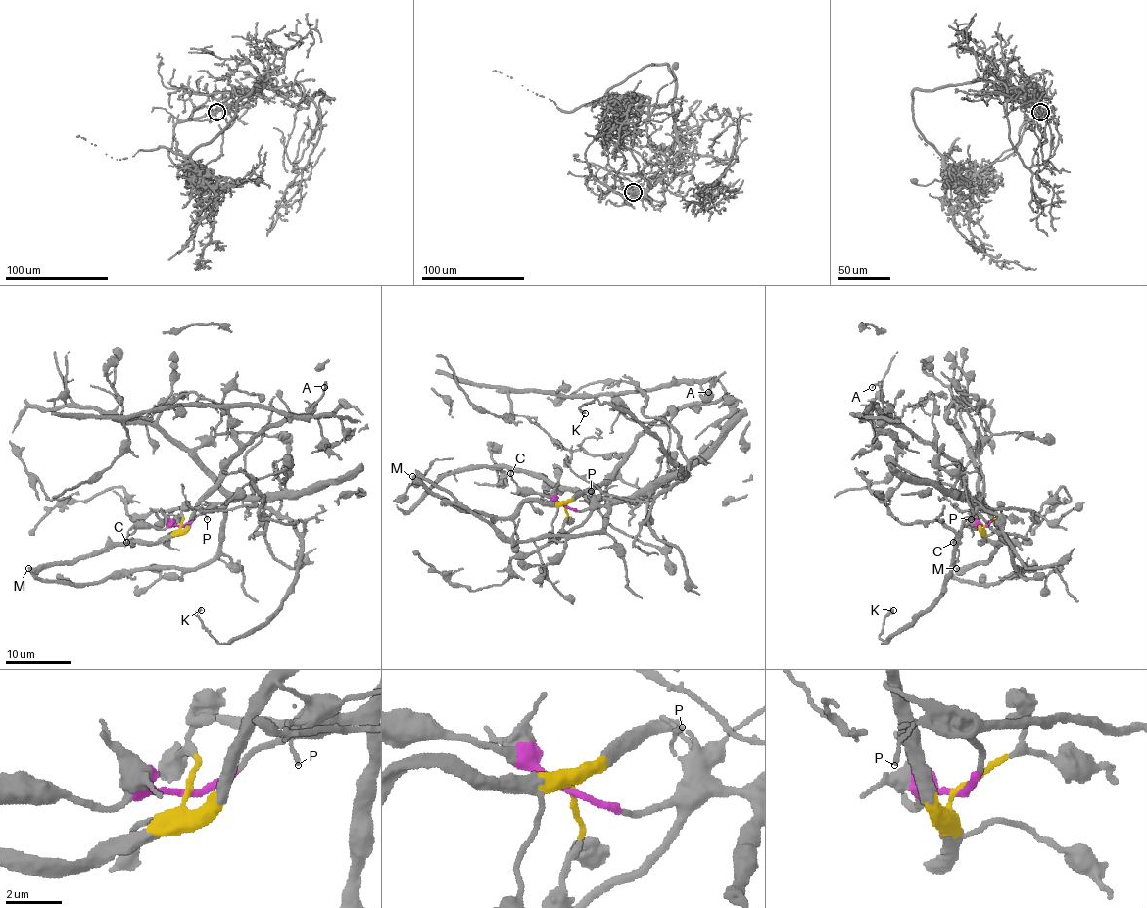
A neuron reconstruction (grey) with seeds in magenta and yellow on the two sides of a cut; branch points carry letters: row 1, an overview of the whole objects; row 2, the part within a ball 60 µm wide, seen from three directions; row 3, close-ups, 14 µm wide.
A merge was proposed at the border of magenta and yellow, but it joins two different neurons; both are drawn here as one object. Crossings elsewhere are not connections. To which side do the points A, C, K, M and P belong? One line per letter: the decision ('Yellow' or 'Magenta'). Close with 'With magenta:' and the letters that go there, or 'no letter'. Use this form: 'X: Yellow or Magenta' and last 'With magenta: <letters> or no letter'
A: Yellow
C: Magenta
K: Magenta
M: Yellow
P: Magenta
With magenta: C, K, P

